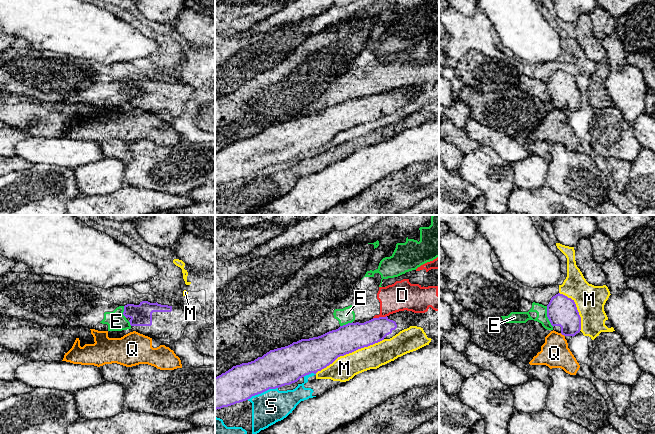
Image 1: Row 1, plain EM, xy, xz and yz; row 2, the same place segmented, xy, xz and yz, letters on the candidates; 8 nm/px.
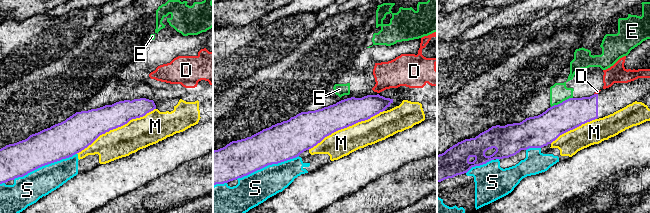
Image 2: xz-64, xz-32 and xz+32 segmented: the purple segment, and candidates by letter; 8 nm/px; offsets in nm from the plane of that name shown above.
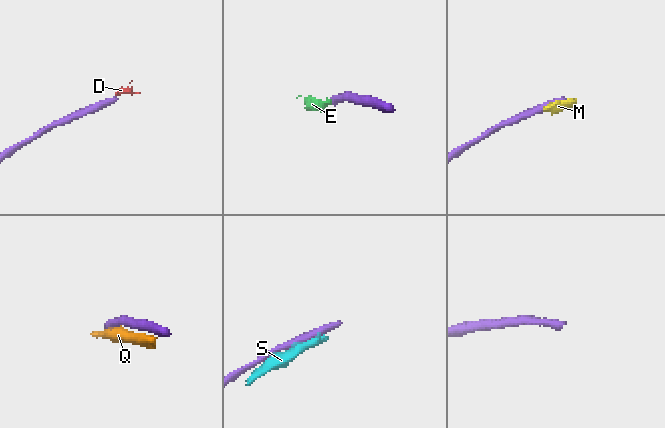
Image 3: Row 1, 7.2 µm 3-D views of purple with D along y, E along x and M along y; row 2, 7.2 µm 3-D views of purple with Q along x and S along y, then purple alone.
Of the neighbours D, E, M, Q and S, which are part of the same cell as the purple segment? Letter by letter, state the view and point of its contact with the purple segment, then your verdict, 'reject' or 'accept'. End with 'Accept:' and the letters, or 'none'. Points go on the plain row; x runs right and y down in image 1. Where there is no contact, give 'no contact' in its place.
D: meets purple in xz at (379, 93); reject
E: meets purple in yz at (547, 92); reject
M: meets purple in xz at (349, 128); reject
Q: meets purple in yz at (562, 110); reject
S: meets purple in xz at (262, 168); reject
Accept: none

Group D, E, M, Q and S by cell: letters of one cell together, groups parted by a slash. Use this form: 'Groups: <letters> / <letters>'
Groups: D / E / M S / Q

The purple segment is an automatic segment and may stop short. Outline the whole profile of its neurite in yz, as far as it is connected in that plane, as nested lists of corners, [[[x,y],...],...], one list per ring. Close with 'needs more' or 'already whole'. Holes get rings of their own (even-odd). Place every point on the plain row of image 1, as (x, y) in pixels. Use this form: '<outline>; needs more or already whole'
[[[563,70],[553,72],[547,81],[547,93],[553,106],[564,112],[575,112],[581,106],[581,93],[574,76]]]; needs more

